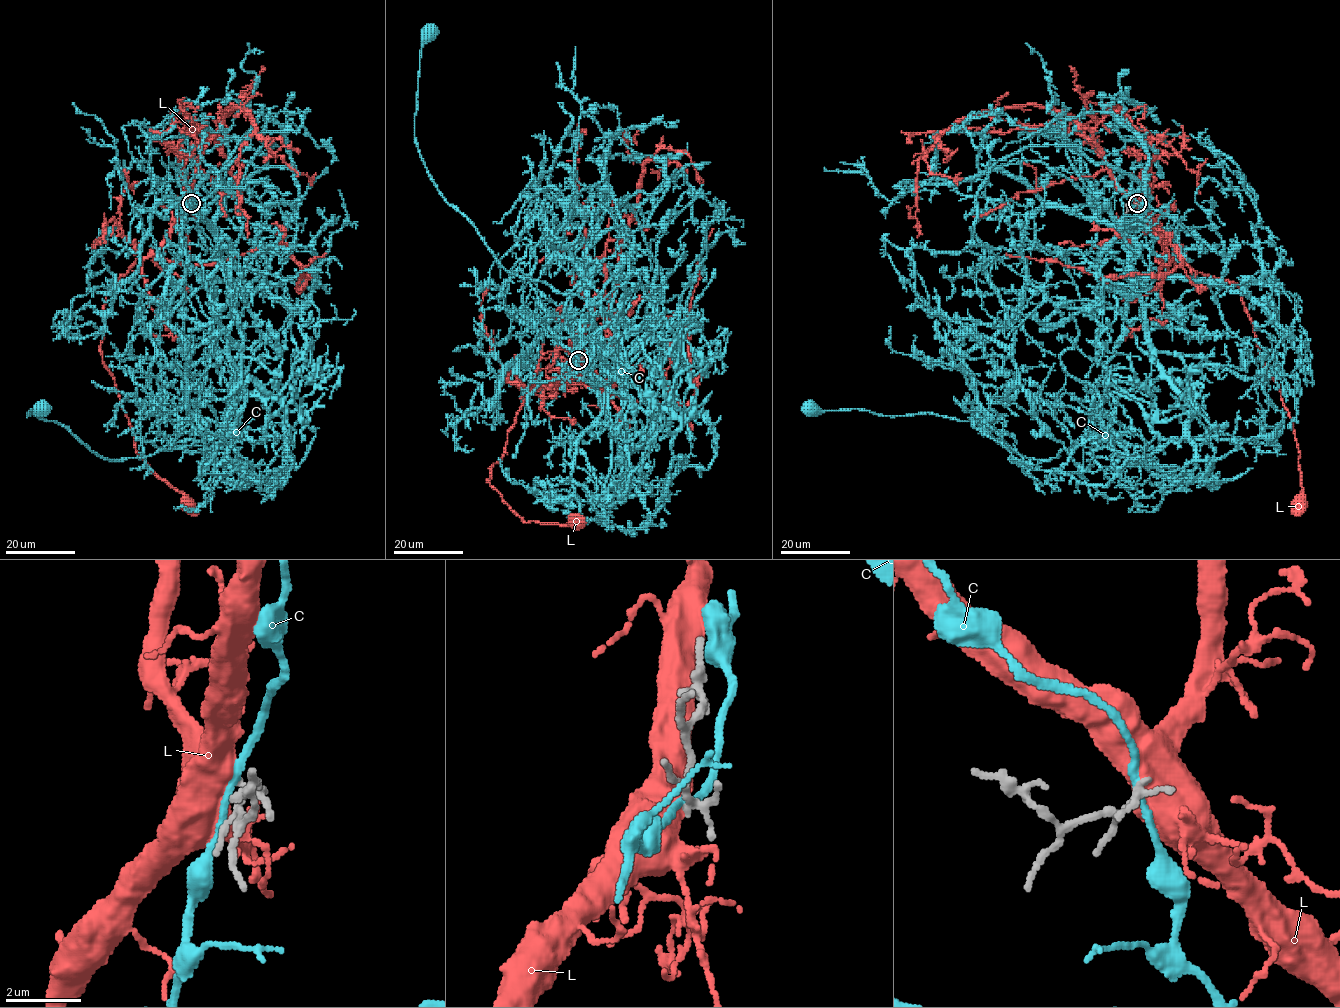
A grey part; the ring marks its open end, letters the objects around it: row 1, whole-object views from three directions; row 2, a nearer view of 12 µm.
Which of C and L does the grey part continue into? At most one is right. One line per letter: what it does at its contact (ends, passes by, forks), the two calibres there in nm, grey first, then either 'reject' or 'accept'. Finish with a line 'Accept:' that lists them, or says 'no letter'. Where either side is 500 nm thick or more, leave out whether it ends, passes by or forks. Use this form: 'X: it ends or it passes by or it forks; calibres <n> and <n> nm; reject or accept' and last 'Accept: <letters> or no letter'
C: it passes by; calibres 150 and 190 nm; reject
L: calibres 150 and 700 nm; reject
Accept: no letter

